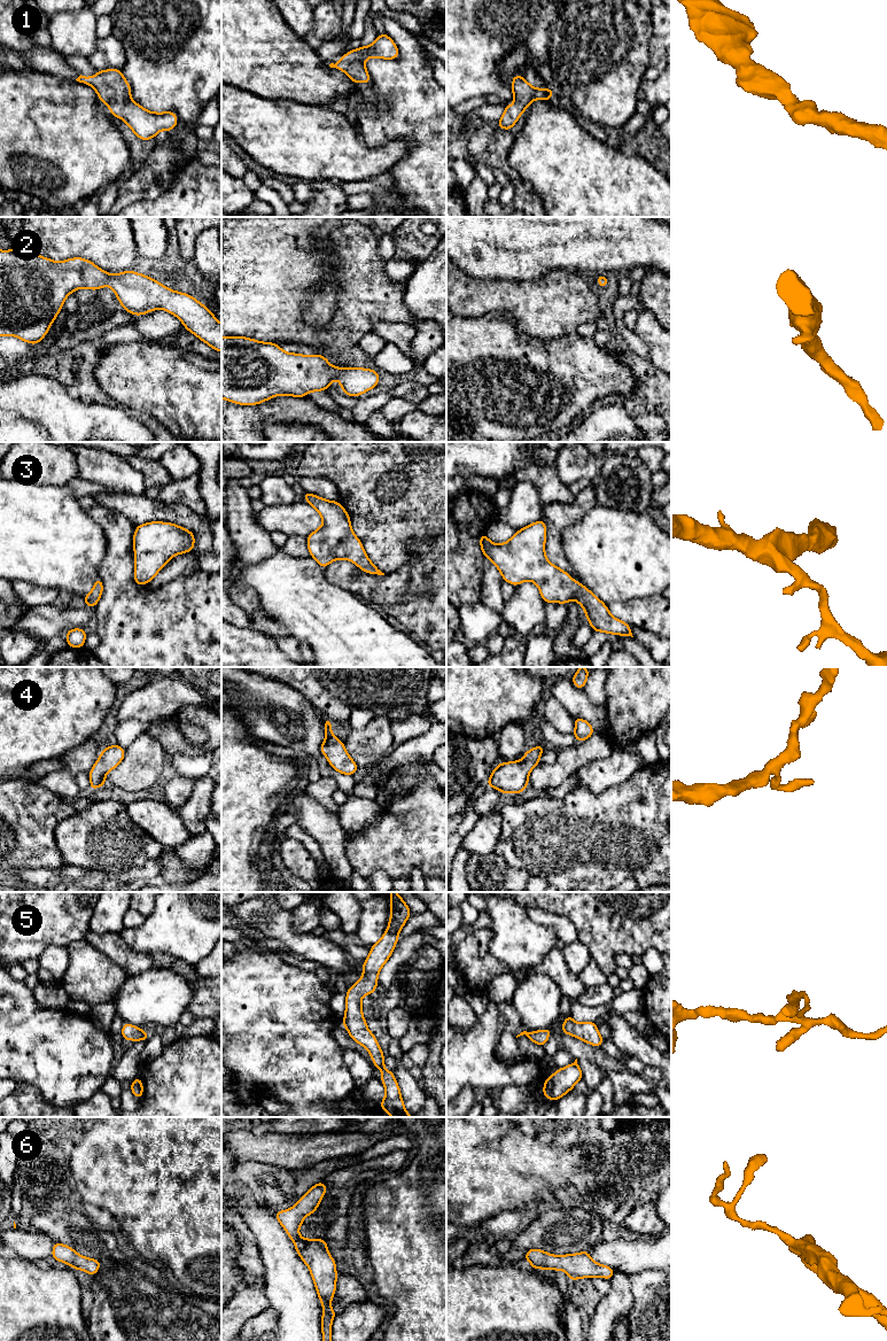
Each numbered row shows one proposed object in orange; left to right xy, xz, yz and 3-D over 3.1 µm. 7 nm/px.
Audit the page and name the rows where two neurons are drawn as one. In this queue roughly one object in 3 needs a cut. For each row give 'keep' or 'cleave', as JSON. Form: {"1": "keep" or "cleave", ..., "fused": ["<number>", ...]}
{"1": "keep", "2": "keep", "3": "keep", "4": "keep", "5": "keep", "6": "keep", "fused": []}

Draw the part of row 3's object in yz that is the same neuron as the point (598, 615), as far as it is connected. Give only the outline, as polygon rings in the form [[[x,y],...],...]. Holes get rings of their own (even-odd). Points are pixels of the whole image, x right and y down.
[[[543,519],[516,530],[505,543],[492,543],[480,535],[482,553],[499,569],[504,581],[519,586],[532,581],[545,603],[561,603],[576,599],[584,609],[593,633],[632,636],[631,626],[614,618],[606,604],[567,572],[550,563],[545,556],[546,524]]]

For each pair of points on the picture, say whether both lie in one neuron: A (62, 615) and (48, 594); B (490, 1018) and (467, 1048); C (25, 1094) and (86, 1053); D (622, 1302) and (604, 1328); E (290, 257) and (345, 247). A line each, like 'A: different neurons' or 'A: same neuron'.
A: different neurons
B: same neuron
C: different neurons
D: same neuron
E: same neuron

